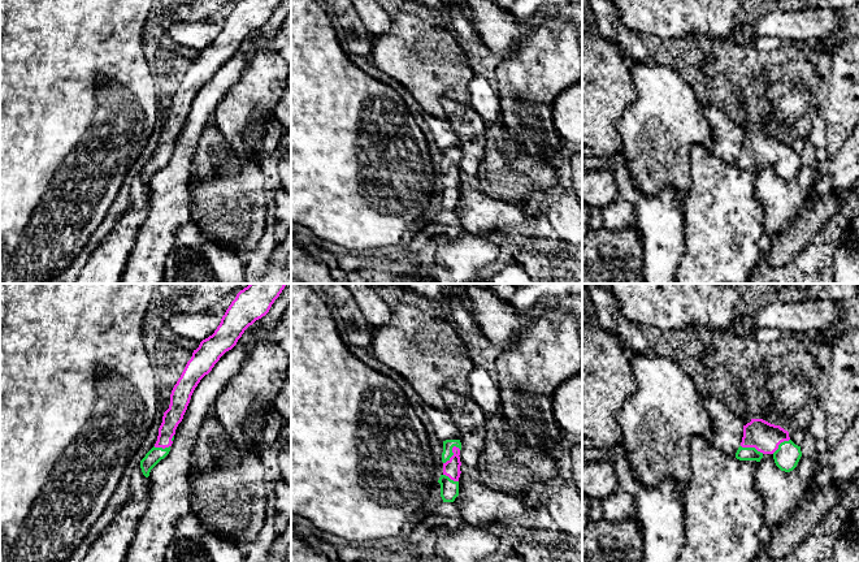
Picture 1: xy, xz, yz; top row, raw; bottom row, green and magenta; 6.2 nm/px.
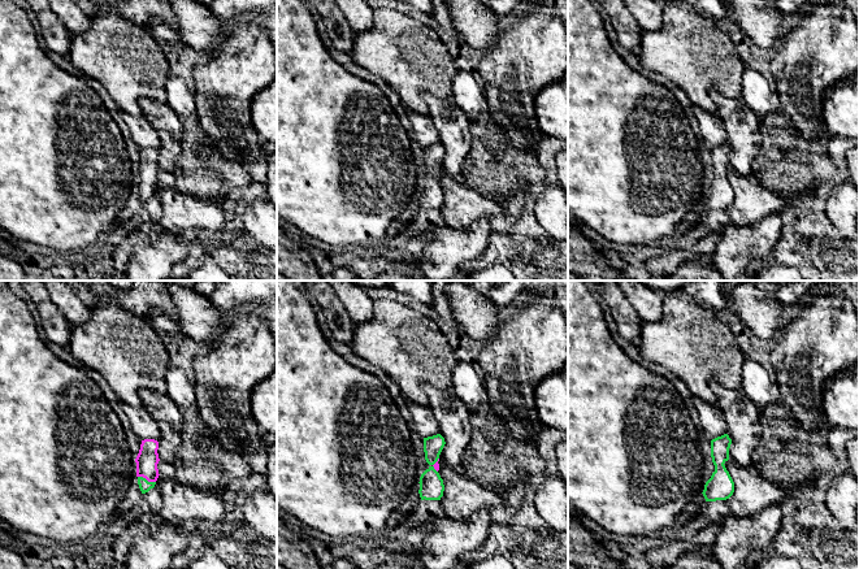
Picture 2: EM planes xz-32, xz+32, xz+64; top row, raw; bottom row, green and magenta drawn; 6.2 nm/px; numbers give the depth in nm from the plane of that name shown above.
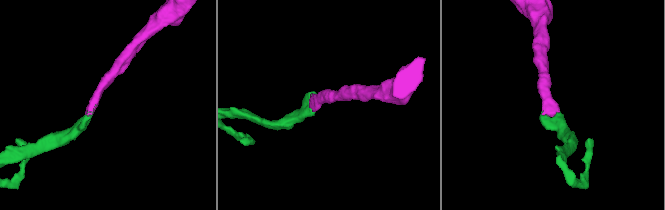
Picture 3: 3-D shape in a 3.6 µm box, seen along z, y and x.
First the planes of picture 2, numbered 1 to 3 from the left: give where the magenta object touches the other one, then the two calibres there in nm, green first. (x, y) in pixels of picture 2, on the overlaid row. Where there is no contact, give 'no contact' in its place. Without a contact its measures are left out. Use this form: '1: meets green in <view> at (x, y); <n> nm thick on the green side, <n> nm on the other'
1: meets green in xz-32 at (146, 480); 70 nm thick on the green side, 140 nm on the other
2: meets green in xz+32 at (433, 464); 120 nm thick on the green side, 40 nm on the other
3: no contact

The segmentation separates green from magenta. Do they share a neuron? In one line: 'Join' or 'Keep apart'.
Join

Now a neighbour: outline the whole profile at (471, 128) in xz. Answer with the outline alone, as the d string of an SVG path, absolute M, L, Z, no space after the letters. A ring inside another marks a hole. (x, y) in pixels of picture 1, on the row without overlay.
M442 99L441 105L444 118L459 137L460 170L476 176L485 156L487 122L468 103Z

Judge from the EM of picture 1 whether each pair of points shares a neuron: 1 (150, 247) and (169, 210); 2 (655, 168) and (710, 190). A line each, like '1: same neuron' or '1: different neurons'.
1: same neuron
2: different neurons

